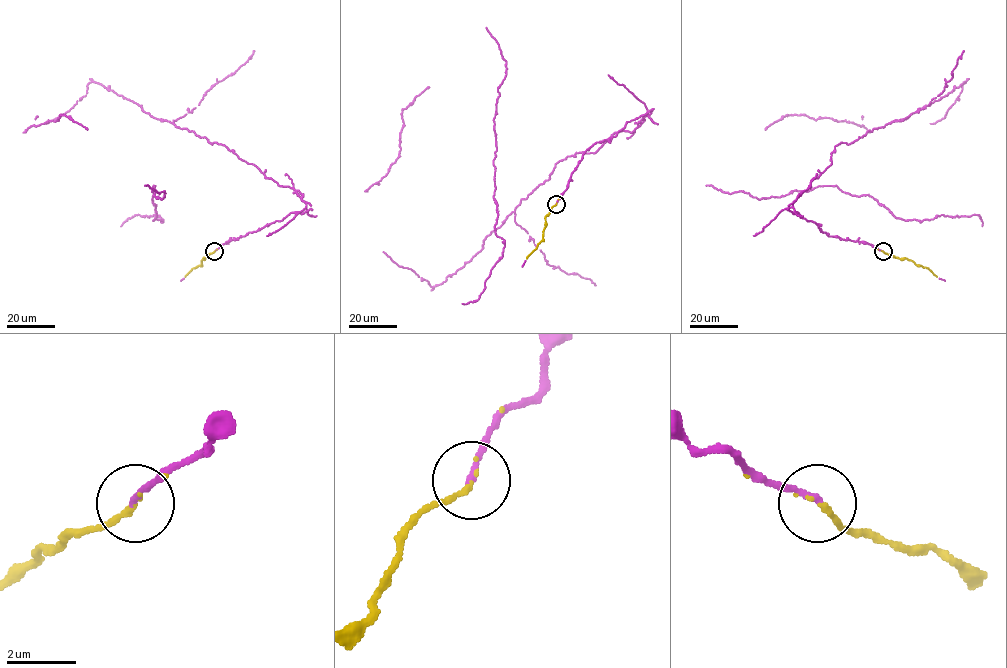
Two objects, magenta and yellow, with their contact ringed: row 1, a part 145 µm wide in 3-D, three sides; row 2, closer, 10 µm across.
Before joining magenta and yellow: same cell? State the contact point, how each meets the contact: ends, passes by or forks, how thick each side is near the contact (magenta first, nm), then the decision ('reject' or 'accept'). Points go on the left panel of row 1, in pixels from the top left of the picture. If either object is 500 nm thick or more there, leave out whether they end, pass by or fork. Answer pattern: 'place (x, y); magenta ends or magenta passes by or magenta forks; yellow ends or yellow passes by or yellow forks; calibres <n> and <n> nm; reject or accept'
place (214, 251); magenta ends; yellow ends; calibres 180 and 160 nm; accept

